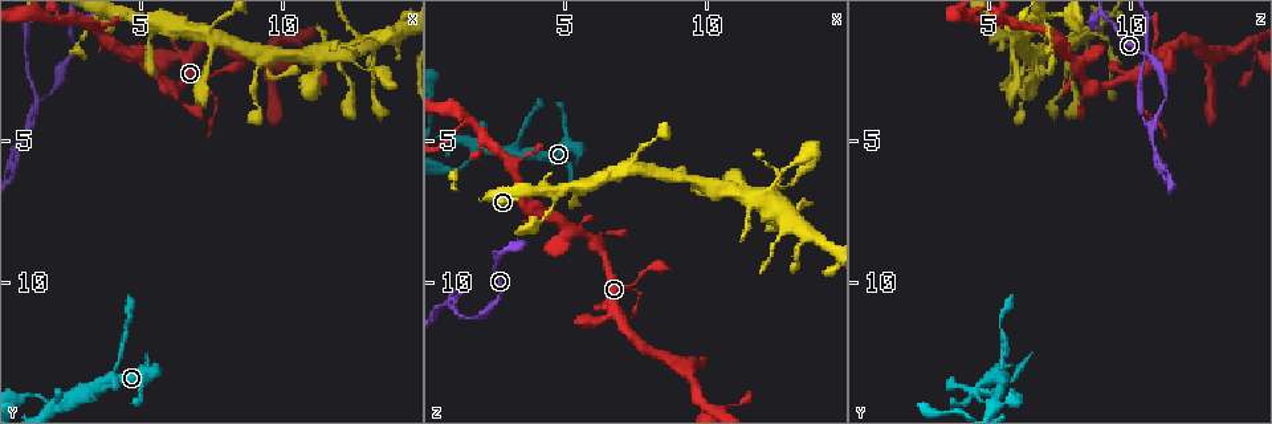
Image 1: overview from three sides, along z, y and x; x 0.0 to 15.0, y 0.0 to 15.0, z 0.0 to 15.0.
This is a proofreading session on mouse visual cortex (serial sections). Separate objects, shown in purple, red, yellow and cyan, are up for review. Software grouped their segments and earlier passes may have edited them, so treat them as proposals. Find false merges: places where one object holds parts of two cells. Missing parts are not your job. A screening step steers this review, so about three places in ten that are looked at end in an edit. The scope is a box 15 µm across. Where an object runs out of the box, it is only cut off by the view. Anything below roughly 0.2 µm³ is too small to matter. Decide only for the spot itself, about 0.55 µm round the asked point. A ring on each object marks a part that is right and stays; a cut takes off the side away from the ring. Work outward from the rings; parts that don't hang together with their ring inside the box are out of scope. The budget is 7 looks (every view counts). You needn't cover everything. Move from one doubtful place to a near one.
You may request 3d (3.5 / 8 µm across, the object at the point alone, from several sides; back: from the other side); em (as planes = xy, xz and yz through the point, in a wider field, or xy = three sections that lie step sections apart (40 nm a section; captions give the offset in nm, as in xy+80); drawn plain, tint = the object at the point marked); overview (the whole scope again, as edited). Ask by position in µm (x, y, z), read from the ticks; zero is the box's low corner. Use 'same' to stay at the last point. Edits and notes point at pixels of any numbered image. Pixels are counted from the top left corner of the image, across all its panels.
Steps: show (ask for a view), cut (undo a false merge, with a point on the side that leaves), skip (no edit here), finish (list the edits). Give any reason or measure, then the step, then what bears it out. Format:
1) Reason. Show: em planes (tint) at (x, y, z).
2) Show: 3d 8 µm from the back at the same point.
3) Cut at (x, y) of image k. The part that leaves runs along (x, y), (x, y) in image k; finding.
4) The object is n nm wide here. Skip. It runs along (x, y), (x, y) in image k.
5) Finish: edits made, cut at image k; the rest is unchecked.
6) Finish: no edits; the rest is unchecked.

Three arms meet. Show: 3d 3.5 µm at (1.1, 4.4, 10.9).

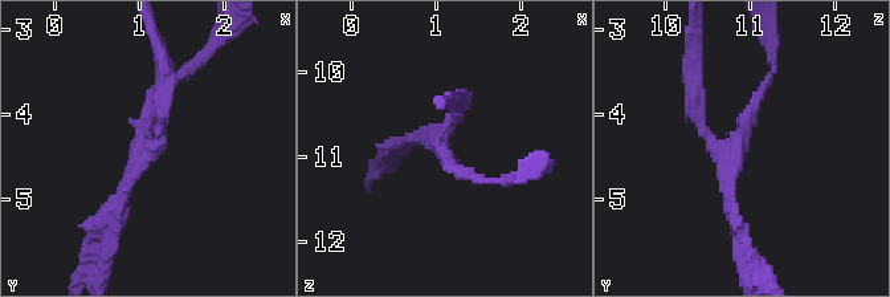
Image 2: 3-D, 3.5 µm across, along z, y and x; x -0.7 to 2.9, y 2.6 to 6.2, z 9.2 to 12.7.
3 arms meet here; the arms are 150, 150, 200 nm wide. Show: em xy step 3 (tint) at (1.10, 4.35, 10.85).

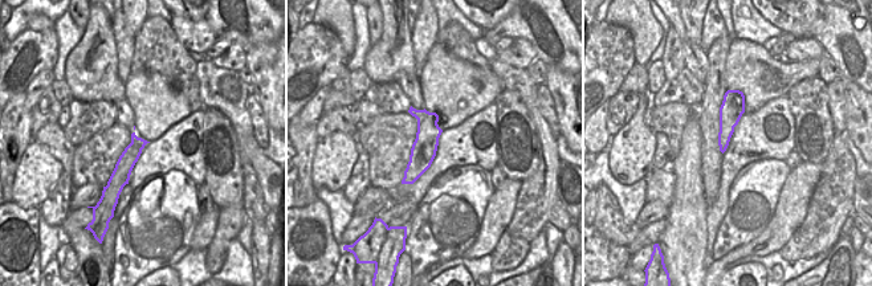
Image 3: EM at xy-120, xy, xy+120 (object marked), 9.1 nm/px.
Show: em xy step 2 (tint) at the same point.

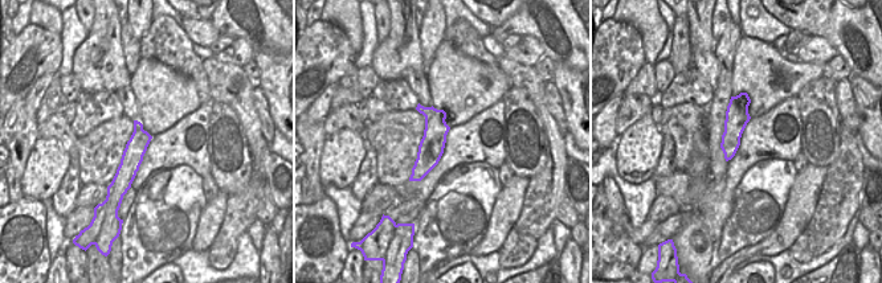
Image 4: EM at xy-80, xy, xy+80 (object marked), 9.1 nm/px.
Cut at (693, 105) of image 2. The part that leaves runs along (725, 147), (697, 114), (694, 37) in image 2; a second cell is stuck on.

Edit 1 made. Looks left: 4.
Show: overview.

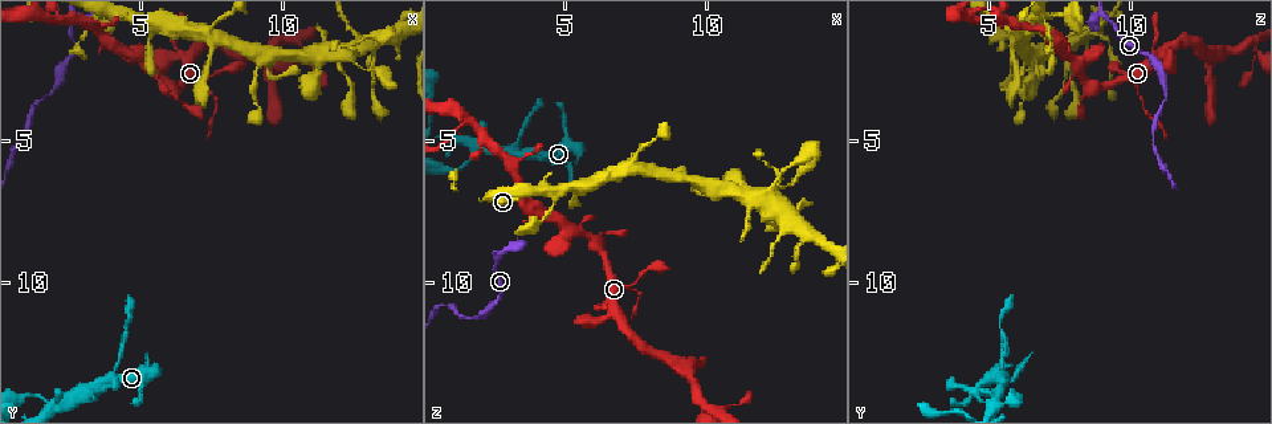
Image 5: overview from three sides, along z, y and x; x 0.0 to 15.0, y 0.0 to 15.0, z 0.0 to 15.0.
Narrows sharply. Show: 3d 3.5 µm at (9.9, 1.5, 14.4).

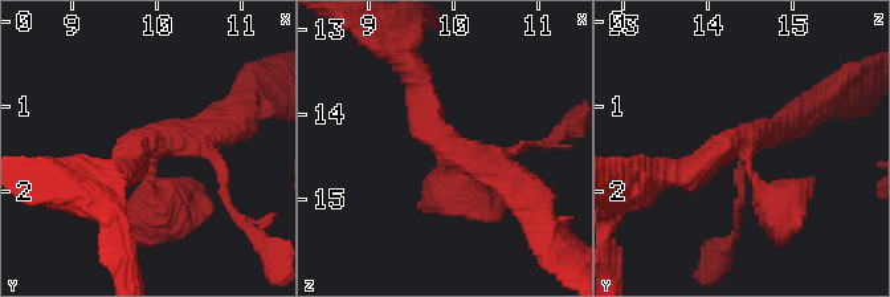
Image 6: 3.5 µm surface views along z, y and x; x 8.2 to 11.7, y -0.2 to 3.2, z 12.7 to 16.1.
Show: em xy step 3 (plain) at (10.00, 1.40, 14.40).

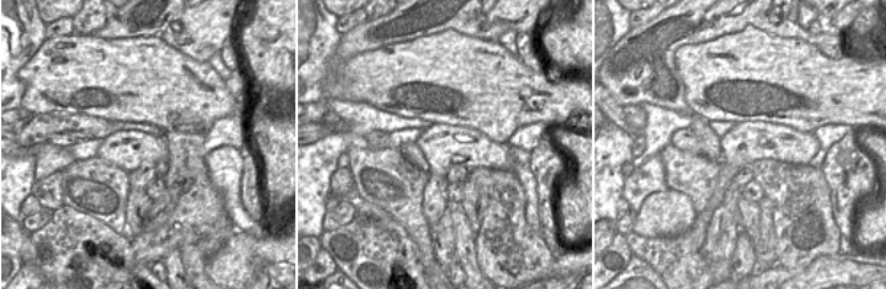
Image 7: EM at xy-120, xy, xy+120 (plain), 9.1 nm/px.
Show: em xy step 3 (tint) at the same point.

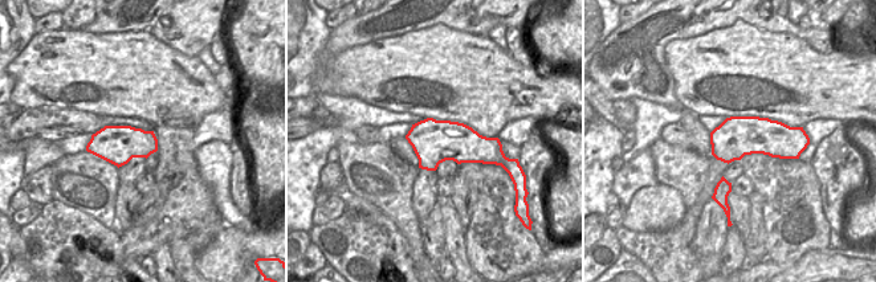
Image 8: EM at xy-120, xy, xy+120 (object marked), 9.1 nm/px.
Skip. It runs along (417, 78), (441, 139), (527, 191) in image 6; continuous, no second cell.

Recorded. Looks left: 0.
Finish: edits made, cut at image 2; the rest is unchecked.

